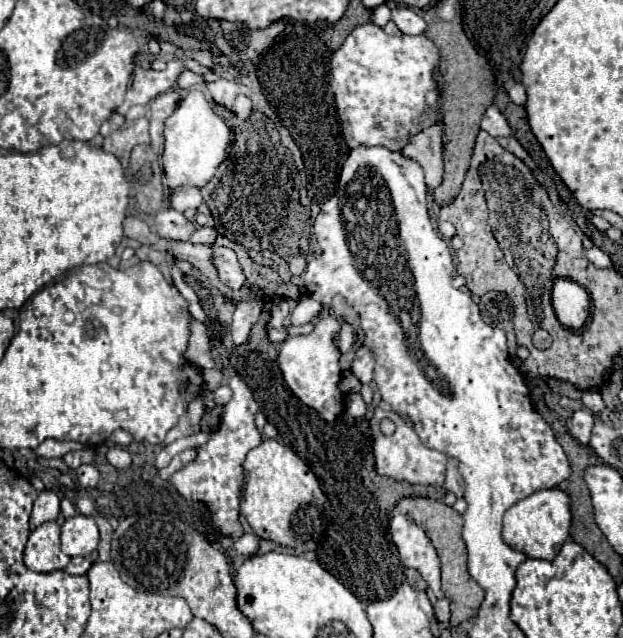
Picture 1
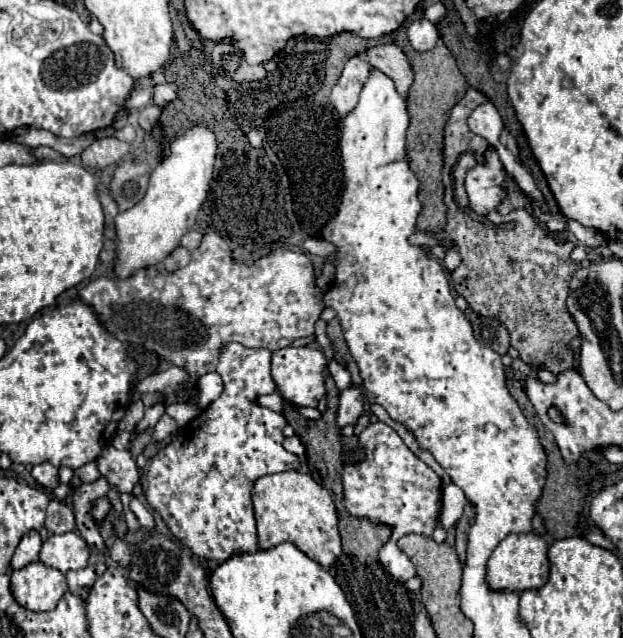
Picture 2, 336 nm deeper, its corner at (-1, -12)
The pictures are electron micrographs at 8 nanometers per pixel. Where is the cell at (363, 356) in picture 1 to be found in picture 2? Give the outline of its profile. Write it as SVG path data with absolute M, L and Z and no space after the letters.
M349 386L339 396L339 412L337 412L337 424L343 428L347 424L355 424L357 418L363 412L363 394L359 386Z

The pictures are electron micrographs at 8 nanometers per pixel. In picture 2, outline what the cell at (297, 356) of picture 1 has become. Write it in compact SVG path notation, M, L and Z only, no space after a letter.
M281 348L273 354L271 358L271 374L273 380L277 384L277 390L283 398L287 398L289 402L303 406L303 408L317 408L321 396L325 394L325 380L323 380L323 370L327 368L329 360L325 358L325 354L317 348Z

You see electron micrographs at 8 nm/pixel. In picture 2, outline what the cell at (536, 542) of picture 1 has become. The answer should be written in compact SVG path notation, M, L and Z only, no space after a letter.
M511 534L507 536L491 554L487 562L487 584L493 590L513 590L523 592L529 588L541 588L549 580L549 560L547 560L547 540L539 534Z

